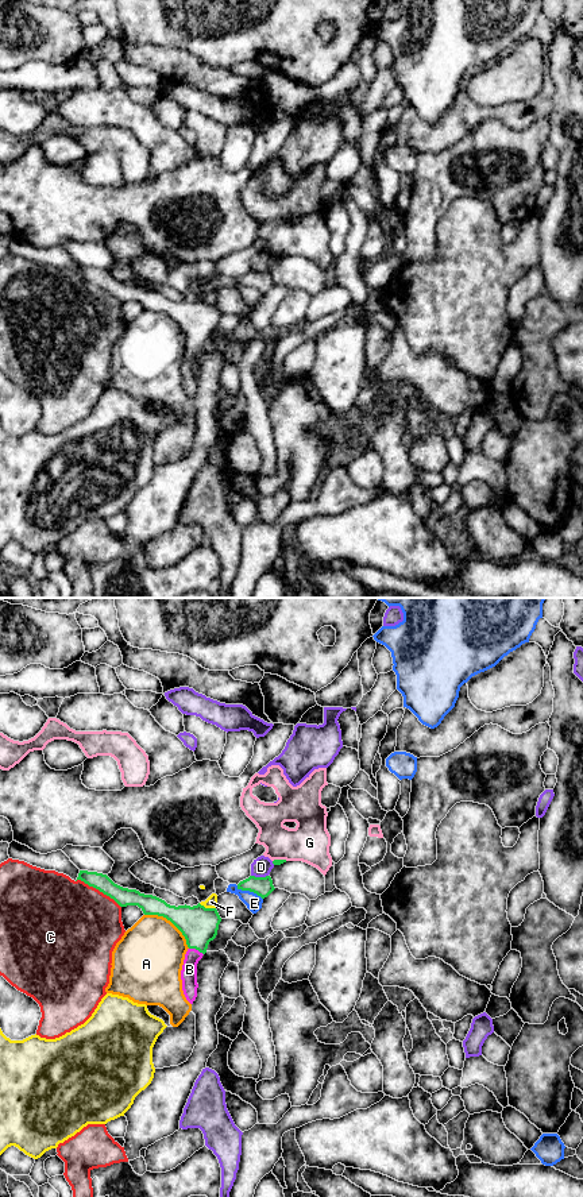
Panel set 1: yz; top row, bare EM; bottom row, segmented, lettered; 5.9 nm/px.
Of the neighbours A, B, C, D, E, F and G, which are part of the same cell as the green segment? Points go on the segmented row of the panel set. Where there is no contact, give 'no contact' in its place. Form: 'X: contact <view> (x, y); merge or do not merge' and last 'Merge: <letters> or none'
A: contact yz (170, 921); do not merge
B: contact yz (196, 949); merge
C: contact yz (99, 889); do not merge
D: contact yz (259, 877); do not merge
E: contact yz (250, 891); do not merge
F: contact yz (207, 908); do not merge
G: contact yz (280, 860); do not merge
Merge: B

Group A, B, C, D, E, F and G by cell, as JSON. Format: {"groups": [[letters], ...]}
{"groups": [["A"], ["B"], ["C"], ["D"], ["E"], ["F"], ["G"]]}

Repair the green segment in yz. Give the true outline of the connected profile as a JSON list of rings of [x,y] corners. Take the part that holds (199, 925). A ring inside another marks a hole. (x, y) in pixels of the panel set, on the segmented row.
[[[80,870],[77,880],[84,881],[89,887],[93,887],[103,892],[104,895],[113,899],[120,907],[127,906],[138,906],[144,915],[158,915],[163,916],[167,920],[170,920],[185,937],[188,951],[185,954],[182,970],[181,970],[181,980],[182,980],[182,991],[186,997],[186,1000],[193,1004],[193,1001],[197,997],[197,964],[202,958],[202,955],[206,953],[208,945],[211,941],[213,941],[217,935],[219,924],[221,922],[221,918],[216,908],[205,908],[200,903],[197,906],[170,906],[165,900],[152,896],[152,895],[144,895],[140,893],[136,889],[128,889],[123,888],[117,884],[115,884],[107,874],[97,873],[97,872],[88,872],[88,870]]]

